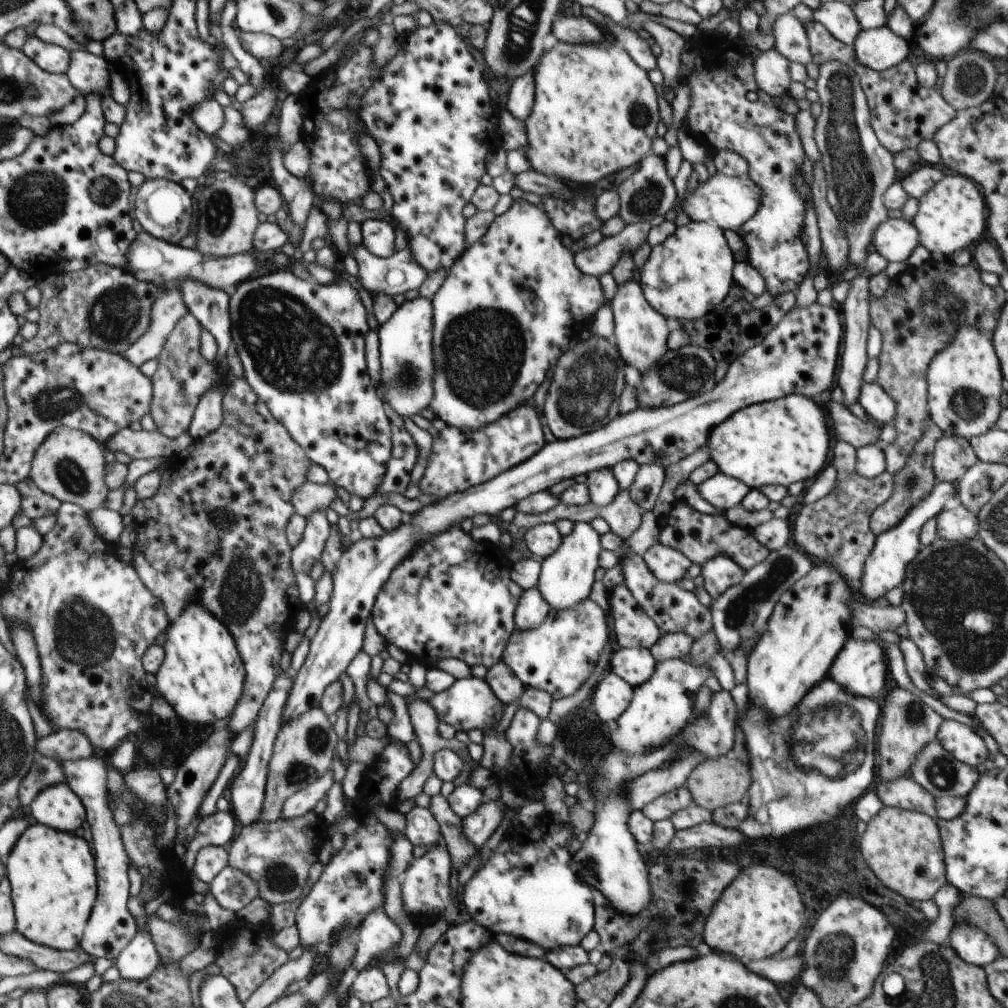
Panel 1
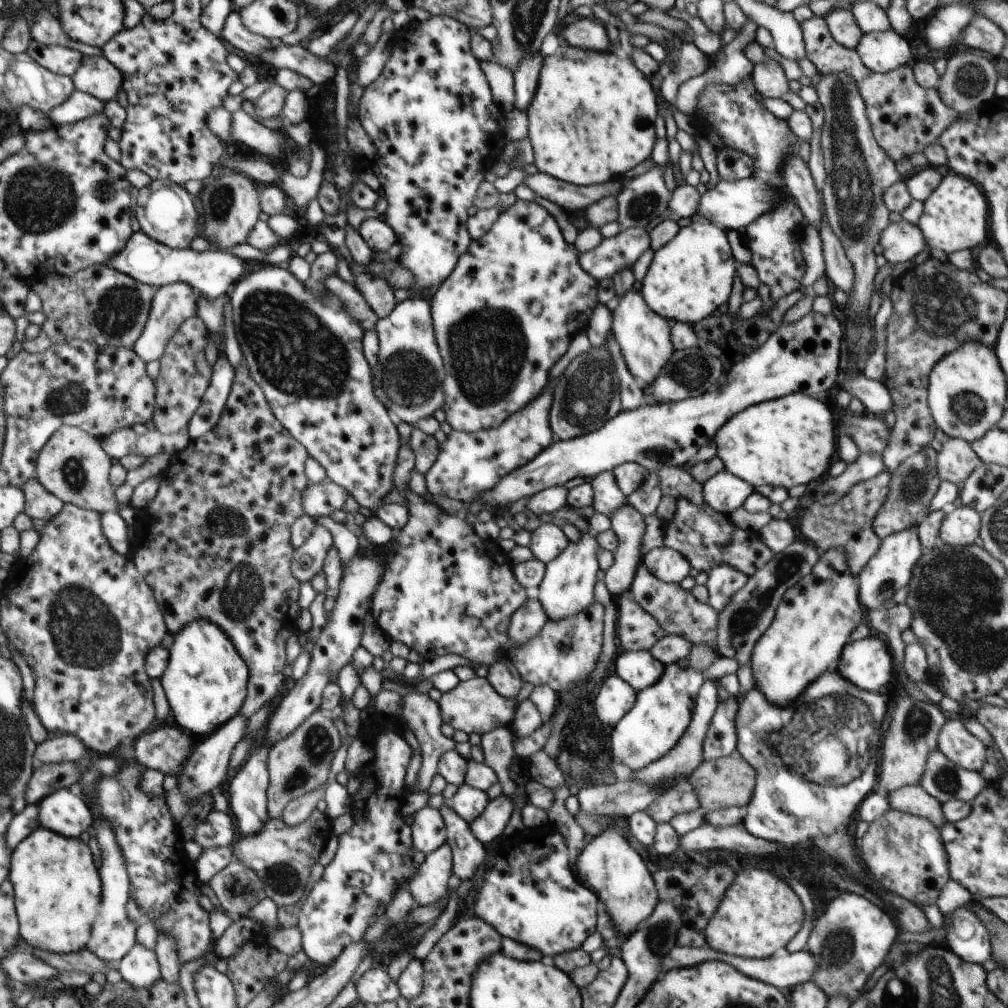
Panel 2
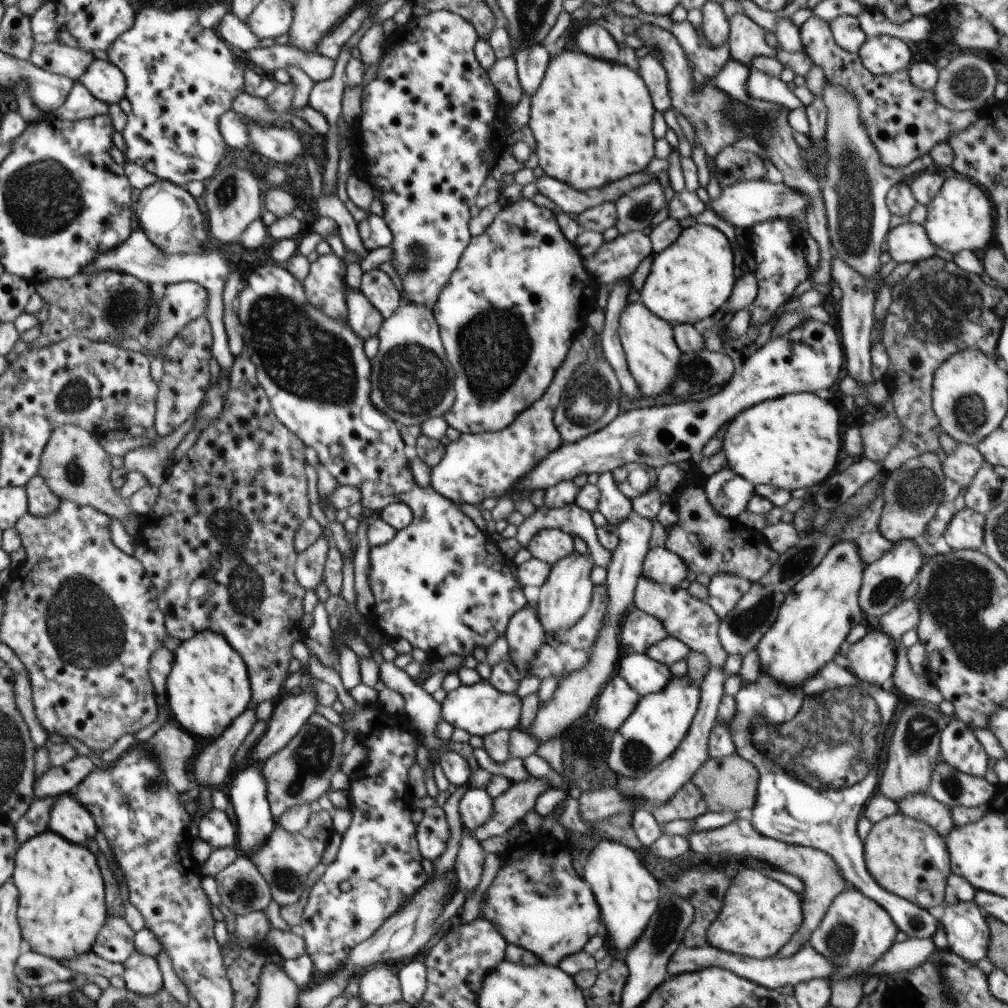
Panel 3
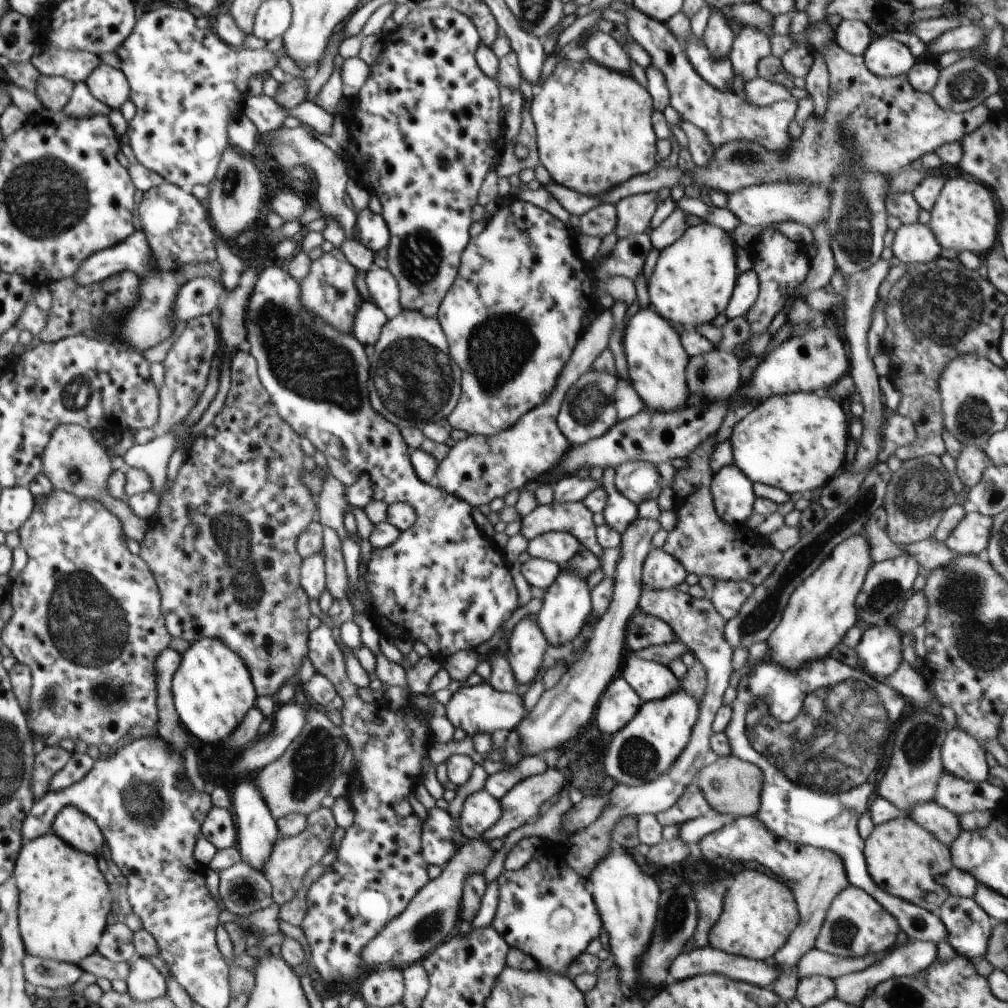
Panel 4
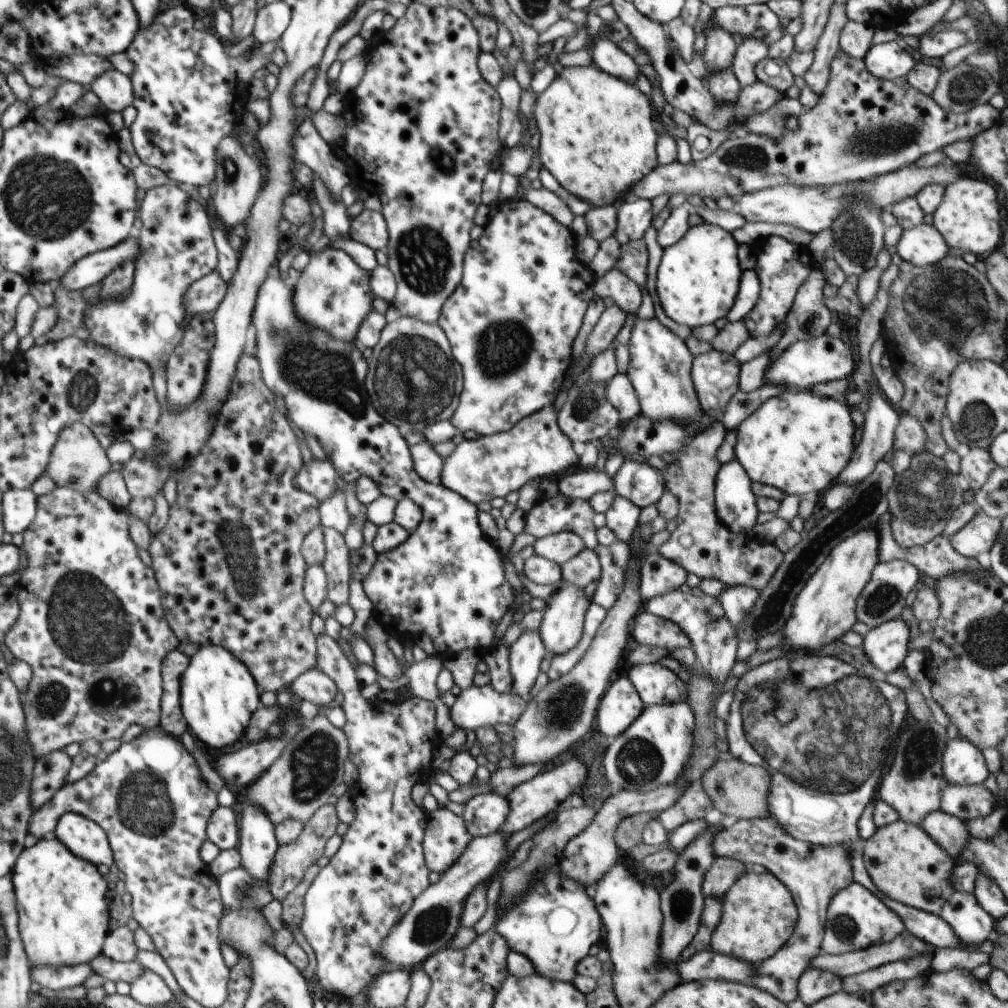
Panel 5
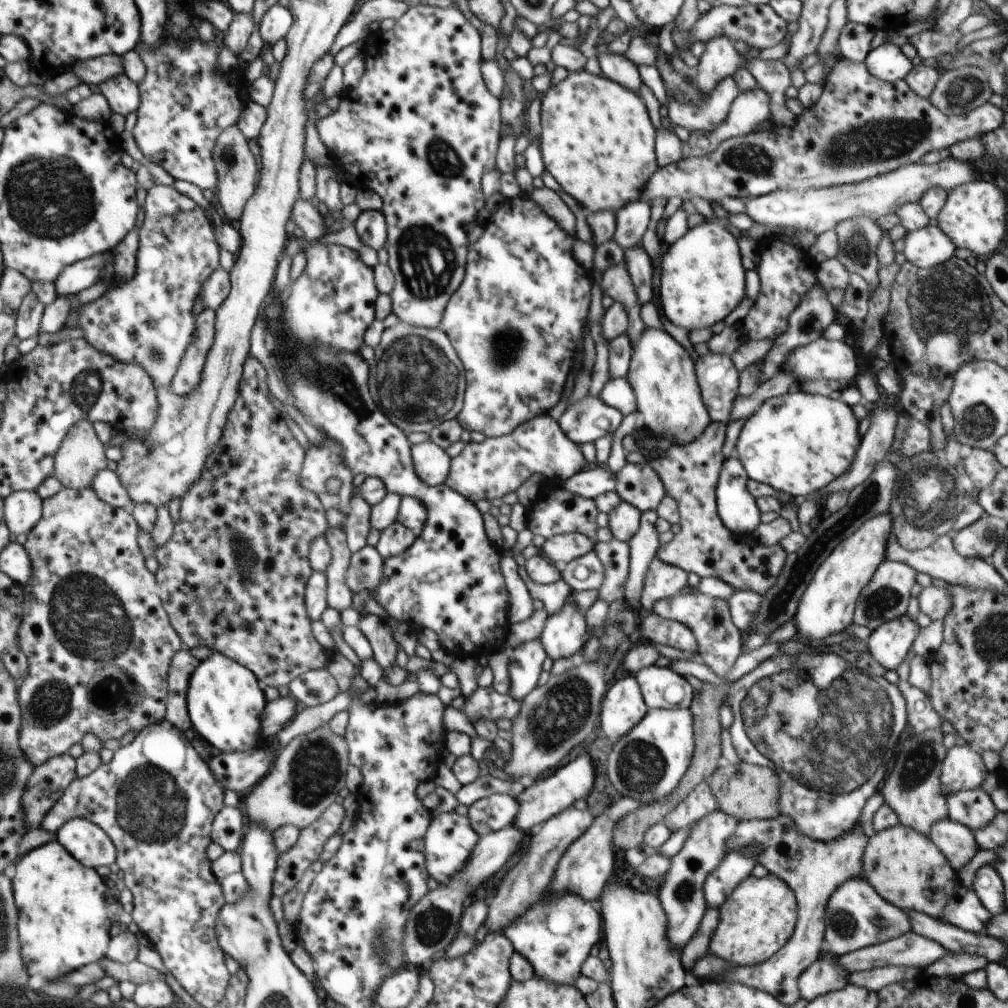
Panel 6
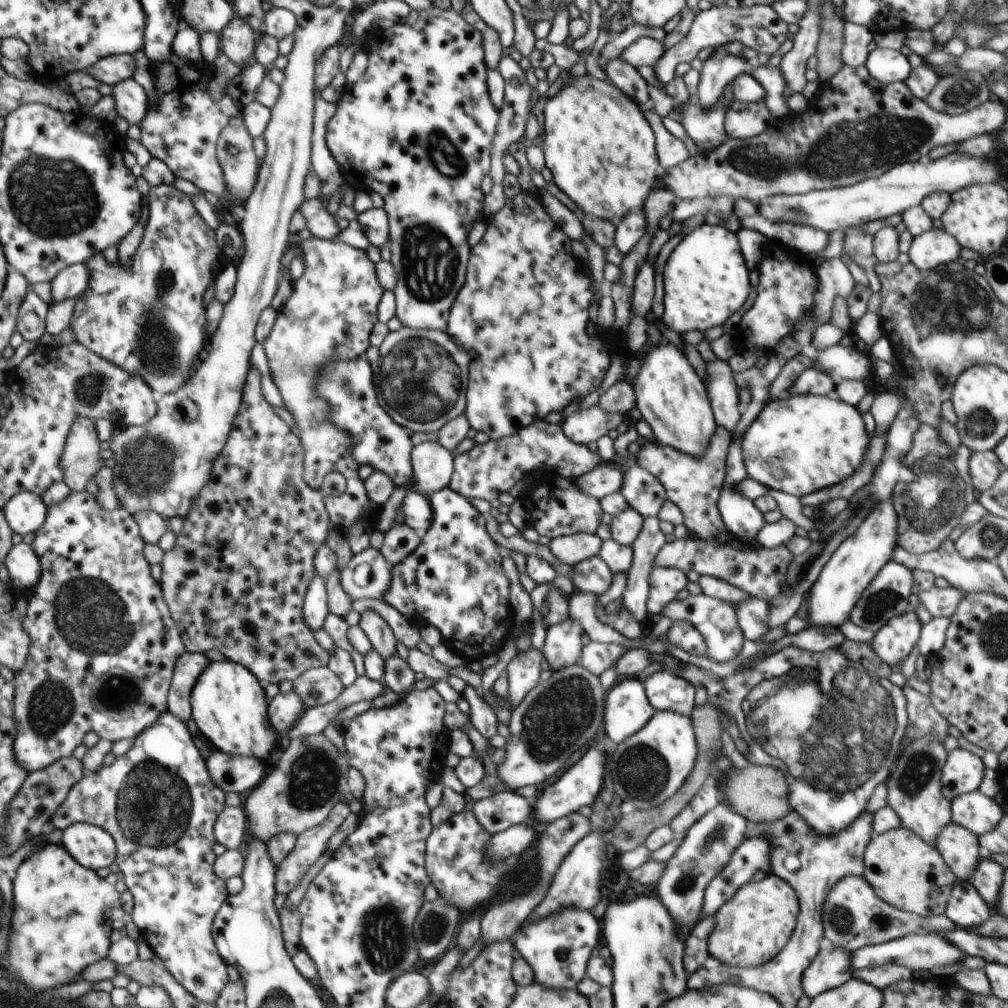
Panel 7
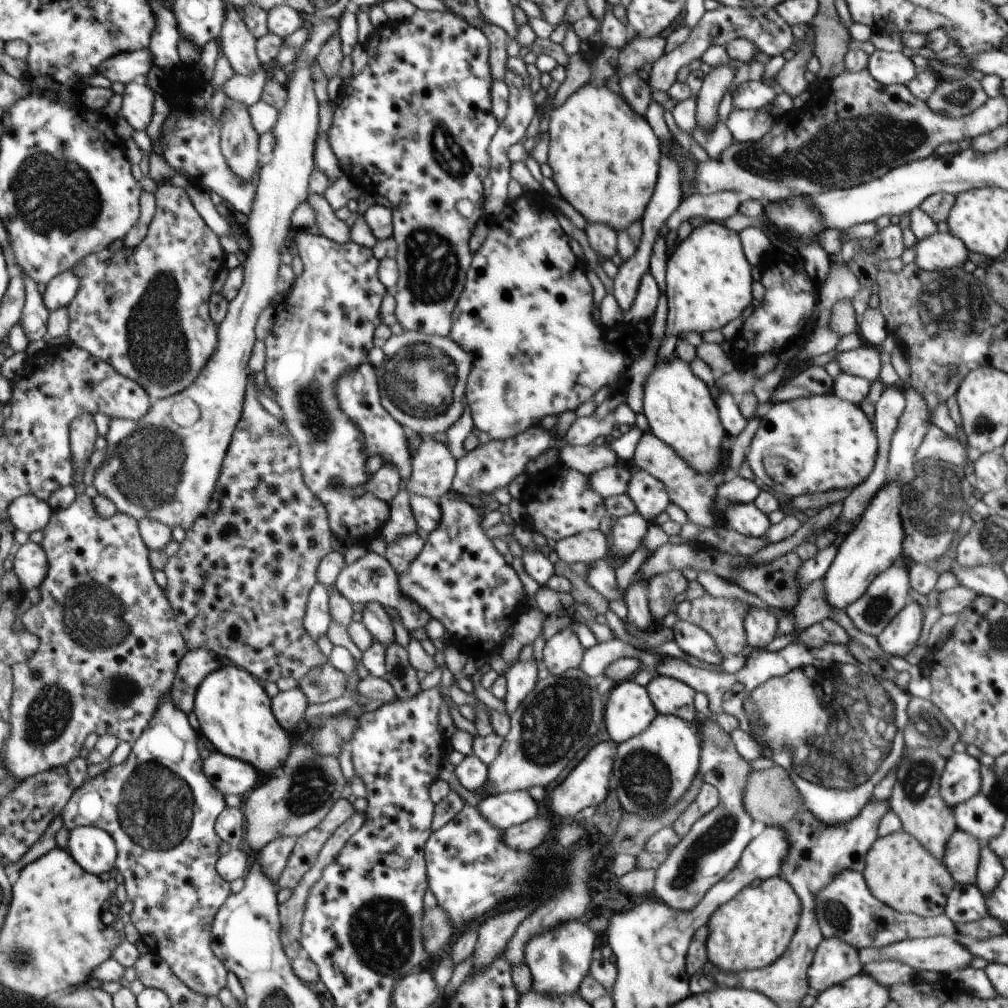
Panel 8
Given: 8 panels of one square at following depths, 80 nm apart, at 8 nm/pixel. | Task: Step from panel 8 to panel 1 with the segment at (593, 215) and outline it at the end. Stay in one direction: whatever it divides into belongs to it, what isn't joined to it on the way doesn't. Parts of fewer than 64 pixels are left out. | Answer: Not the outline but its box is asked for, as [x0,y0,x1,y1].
[525,40,661,186]

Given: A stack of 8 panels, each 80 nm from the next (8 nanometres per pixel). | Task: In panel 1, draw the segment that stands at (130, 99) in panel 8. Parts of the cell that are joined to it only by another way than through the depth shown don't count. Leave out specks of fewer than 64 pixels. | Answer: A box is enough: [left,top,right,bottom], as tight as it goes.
[66,50,110,95]

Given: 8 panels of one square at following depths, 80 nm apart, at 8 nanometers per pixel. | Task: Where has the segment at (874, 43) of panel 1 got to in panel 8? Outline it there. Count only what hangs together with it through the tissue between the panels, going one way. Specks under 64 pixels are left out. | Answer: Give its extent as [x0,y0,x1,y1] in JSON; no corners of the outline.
[868,50,916,86]

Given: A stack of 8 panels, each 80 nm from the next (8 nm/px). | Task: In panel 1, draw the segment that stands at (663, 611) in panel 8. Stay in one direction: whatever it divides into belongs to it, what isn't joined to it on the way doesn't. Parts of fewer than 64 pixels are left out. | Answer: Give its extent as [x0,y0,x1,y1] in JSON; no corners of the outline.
[643,543,693,583]

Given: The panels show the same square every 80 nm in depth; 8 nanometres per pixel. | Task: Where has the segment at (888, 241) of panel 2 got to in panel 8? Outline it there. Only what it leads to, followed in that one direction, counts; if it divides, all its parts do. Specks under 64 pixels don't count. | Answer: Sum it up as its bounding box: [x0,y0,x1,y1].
[914,232,969,271]

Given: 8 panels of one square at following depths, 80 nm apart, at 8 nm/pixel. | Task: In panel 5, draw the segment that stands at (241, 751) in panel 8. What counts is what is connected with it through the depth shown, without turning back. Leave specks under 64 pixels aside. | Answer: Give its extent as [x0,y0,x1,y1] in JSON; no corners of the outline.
[180,644,261,750]

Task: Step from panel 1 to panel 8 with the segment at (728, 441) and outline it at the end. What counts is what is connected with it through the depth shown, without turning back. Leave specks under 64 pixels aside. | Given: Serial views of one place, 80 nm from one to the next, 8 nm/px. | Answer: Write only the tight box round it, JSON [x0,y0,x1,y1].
[745,393,878,499]

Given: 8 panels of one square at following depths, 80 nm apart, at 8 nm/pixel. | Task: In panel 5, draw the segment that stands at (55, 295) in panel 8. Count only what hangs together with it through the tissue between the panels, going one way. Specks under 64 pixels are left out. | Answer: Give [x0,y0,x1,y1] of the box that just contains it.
[57,233,140,290]

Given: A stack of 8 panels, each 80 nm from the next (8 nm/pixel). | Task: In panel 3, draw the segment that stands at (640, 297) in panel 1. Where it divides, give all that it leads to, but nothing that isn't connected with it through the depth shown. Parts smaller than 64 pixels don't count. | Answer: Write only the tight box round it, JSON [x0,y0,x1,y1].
[618,301,683,398]

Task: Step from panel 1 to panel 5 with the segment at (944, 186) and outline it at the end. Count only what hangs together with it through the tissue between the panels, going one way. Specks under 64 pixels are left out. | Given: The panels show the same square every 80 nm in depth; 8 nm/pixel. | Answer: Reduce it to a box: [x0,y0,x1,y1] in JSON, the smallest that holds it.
[933,177,1002,256]

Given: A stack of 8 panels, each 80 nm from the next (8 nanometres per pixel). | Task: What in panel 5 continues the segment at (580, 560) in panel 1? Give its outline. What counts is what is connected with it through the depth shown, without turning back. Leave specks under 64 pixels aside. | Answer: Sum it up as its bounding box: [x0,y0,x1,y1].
[538,584,590,656]

